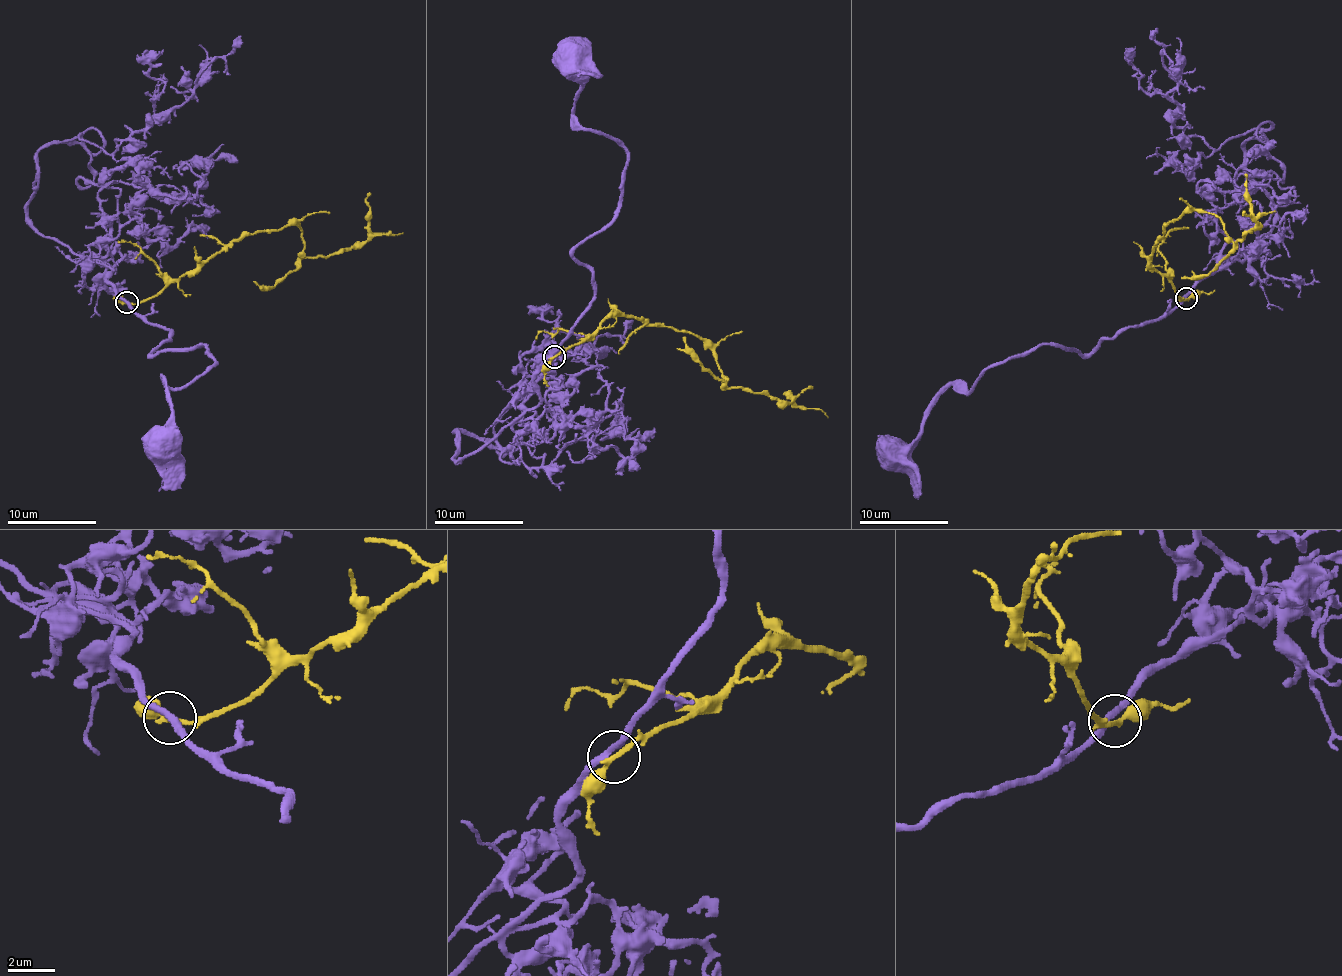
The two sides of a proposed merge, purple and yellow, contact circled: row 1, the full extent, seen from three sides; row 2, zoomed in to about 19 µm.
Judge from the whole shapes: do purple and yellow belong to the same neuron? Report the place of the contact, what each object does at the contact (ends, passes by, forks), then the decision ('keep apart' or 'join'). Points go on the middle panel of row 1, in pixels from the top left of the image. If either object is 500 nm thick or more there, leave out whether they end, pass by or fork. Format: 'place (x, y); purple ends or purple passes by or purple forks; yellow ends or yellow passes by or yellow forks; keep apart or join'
place (554, 356); purple passes by; yellow passes by; keep apart

